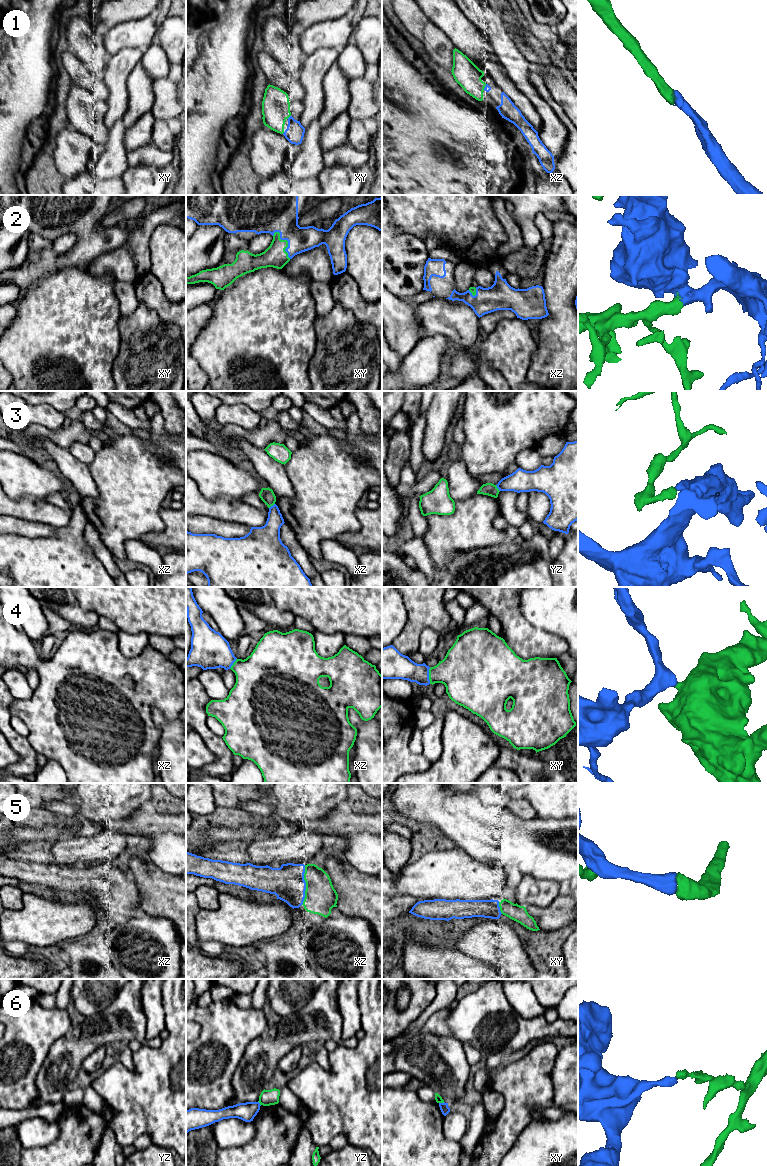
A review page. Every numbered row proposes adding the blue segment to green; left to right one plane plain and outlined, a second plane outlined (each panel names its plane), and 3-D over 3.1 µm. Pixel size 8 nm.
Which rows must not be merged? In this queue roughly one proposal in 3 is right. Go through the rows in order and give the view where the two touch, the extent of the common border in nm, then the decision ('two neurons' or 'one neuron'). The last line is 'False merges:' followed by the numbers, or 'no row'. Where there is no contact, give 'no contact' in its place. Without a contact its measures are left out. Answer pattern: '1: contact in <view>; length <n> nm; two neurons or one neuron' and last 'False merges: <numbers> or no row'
1: contact in xy; length 40 nm; one neuron
2: contact in xy; length 260 nm; one neuron
3: contact in yz; length 70 nm; two neurons
4: contact in xy; length 130 nm; one neuron
5: contact in xz; length 320 nm; one neuron
6: contact in xy; length 50 nm; two neurons
False merges: 3, 6

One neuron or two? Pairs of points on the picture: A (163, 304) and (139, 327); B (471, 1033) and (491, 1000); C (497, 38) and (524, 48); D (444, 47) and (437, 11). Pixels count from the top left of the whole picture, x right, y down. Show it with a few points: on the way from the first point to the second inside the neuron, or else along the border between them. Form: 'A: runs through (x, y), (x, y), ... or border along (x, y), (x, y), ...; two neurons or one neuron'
A: border along (137, 297), (153, 309), (163, 322), (175, 325); two neurons
B: runs through (473, 1025), (487, 1008); one neuron
C: border along (504, 24), (511, 34), (516, 47), (530, 63); two neurons
D: border along (425, 13), (455, 47); two neurons

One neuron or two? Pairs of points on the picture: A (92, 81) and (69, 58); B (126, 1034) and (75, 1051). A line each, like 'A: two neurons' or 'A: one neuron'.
A: one neuron
B: one neuron

